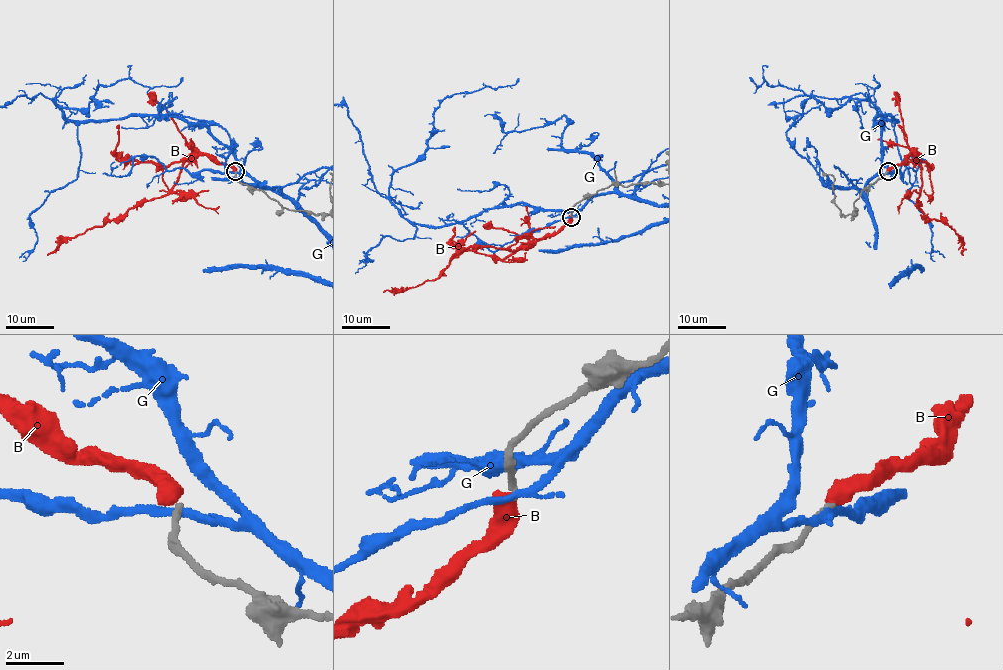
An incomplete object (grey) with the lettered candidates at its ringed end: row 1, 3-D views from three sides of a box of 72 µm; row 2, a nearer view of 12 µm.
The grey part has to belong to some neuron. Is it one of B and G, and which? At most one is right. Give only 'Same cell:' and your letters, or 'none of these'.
Same cell: none of these

